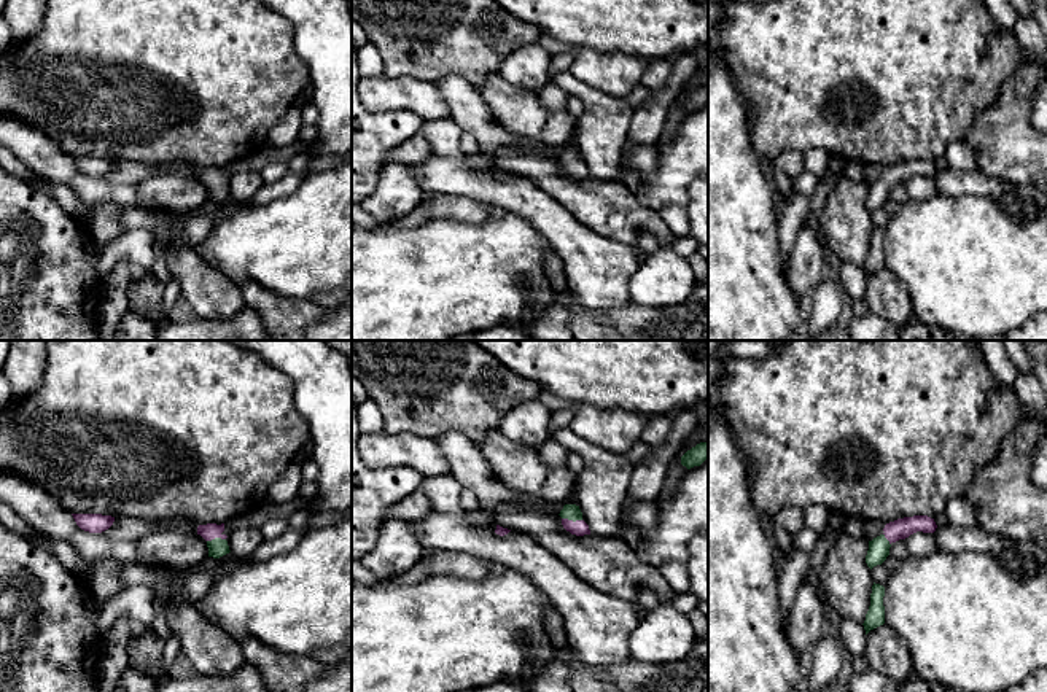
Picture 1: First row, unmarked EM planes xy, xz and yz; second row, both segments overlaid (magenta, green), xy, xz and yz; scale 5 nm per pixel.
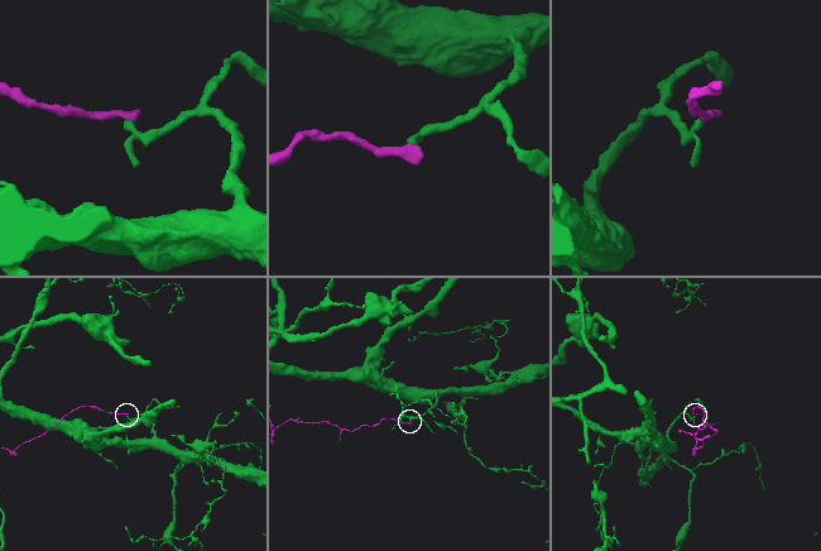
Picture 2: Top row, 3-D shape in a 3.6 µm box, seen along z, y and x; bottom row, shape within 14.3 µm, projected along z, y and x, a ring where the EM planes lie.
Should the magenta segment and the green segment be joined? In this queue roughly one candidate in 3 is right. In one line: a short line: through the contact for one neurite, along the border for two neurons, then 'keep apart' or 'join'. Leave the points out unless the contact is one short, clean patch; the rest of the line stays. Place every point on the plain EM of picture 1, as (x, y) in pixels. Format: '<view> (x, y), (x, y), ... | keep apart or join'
xz (579, 171), (572, 164), (570, 155) | join

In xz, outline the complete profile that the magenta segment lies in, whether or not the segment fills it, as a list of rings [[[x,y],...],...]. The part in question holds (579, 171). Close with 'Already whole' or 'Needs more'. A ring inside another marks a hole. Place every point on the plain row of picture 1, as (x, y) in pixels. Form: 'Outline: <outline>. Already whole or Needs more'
Outline: [[[565,148],[559,157],[566,175],[576,180],[590,178],[589,169],[582,164],[582,156],[576,148]]]. Needs more

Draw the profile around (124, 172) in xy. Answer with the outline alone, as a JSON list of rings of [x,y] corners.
[[[115,161],[113,169],[102,175],[100,178],[115,183],[115,185],[138,185],[143,180],[159,175],[183,175],[183,177],[197,177],[197,167],[183,162],[183,161],[170,161],[164,164],[142,164],[135,161]]]

